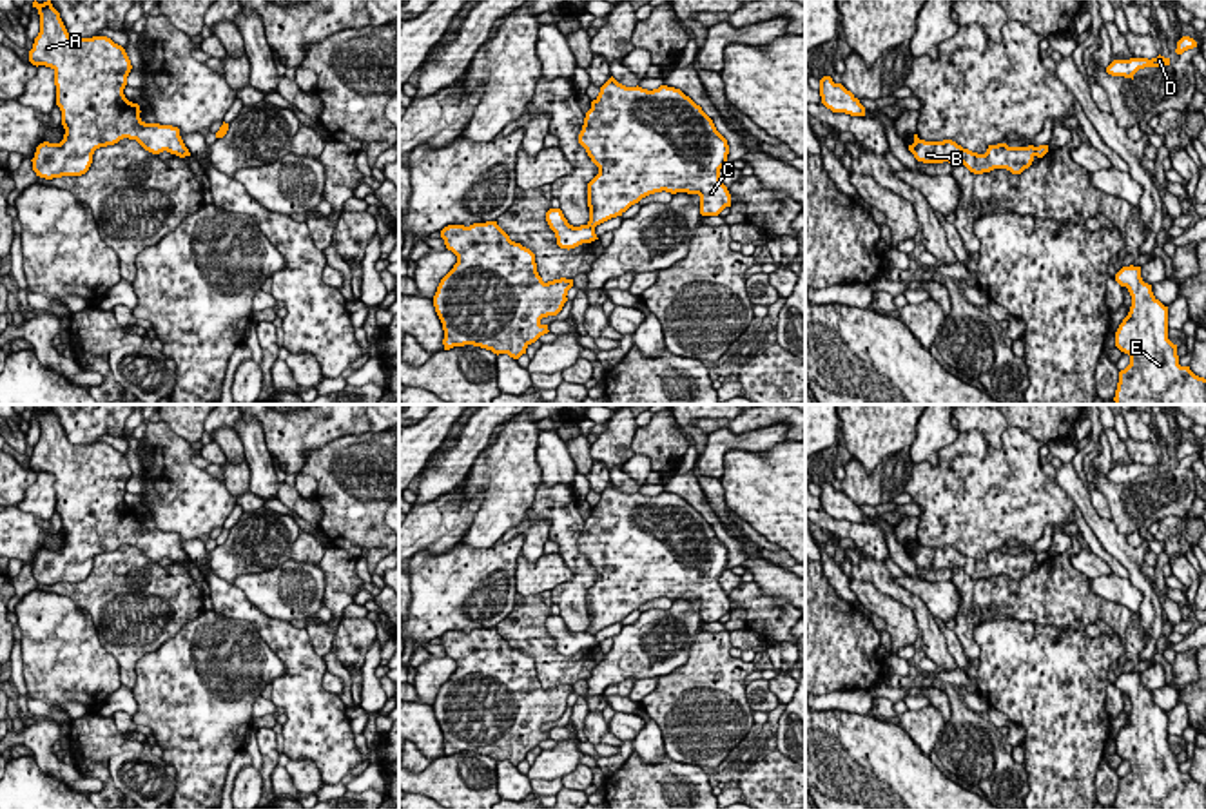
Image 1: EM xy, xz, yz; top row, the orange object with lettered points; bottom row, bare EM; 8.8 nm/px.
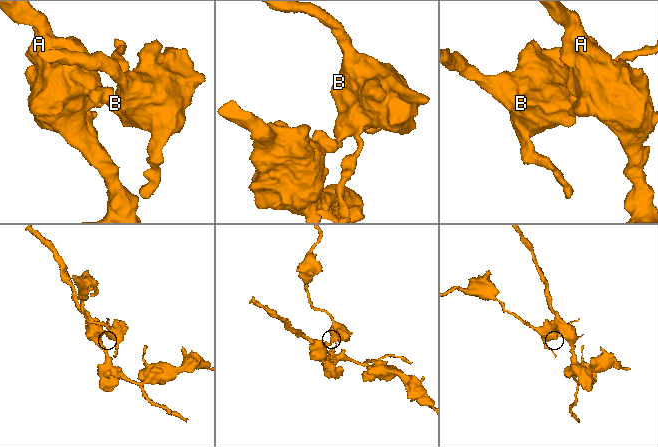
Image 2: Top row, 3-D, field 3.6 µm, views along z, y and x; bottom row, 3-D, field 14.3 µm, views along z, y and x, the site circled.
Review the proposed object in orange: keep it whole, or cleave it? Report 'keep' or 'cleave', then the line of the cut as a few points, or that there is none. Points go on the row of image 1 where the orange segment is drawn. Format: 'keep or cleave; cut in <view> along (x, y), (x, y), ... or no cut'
cleave; cut in xz along (586, 225), (593, 229)

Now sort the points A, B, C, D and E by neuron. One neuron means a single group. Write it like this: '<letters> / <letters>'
A E / B C D

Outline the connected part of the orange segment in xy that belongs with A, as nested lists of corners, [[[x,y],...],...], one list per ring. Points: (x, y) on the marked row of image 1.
[[[34,0],[33,7],[40,15],[40,33],[29,62],[54,71],[56,105],[65,129],[60,143],[44,141],[36,147],[31,160],[36,176],[82,176],[96,149],[123,138],[136,140],[152,154],[167,151],[190,156],[178,127],[145,123],[140,105],[125,98],[132,65],[122,45],[107,36],[71,38],[51,0]]]

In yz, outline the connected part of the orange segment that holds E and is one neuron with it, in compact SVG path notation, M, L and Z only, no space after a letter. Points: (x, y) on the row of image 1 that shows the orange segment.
M1123 267L1115 281L1132 296L1130 312L1115 332L1115 346L1130 356L1130 365L1119 372L1115 404L1206 404L1206 379L1179 365L1177 345L1168 339L1168 307L1143 281L1141 267Z

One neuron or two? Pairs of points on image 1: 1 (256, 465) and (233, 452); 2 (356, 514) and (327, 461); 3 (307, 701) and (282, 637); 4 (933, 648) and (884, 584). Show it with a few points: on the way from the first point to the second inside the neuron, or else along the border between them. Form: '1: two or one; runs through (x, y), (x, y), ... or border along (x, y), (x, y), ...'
1: two; border along (233, 428), (245, 458)
2: one; runs through (354, 501), (354, 488), (340, 474)
3: one; runs through (301, 684), (301, 666), (292, 653)
4: one; runs through (929, 630), (923, 615), (902, 595)

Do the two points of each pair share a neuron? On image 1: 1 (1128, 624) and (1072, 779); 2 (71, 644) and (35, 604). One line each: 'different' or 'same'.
1: different
2: same

